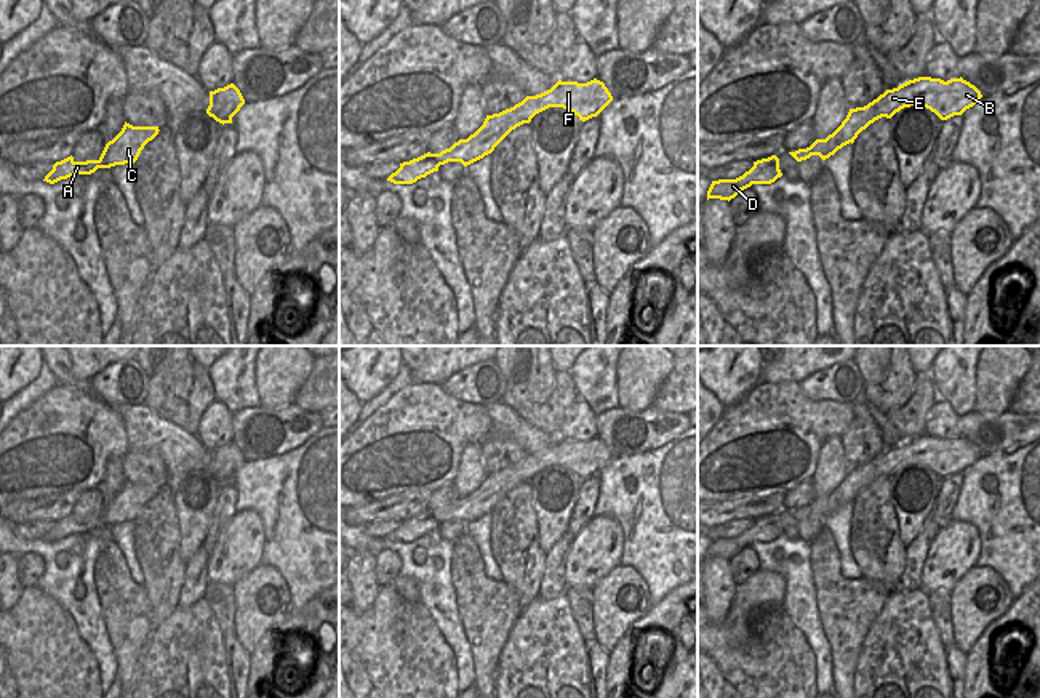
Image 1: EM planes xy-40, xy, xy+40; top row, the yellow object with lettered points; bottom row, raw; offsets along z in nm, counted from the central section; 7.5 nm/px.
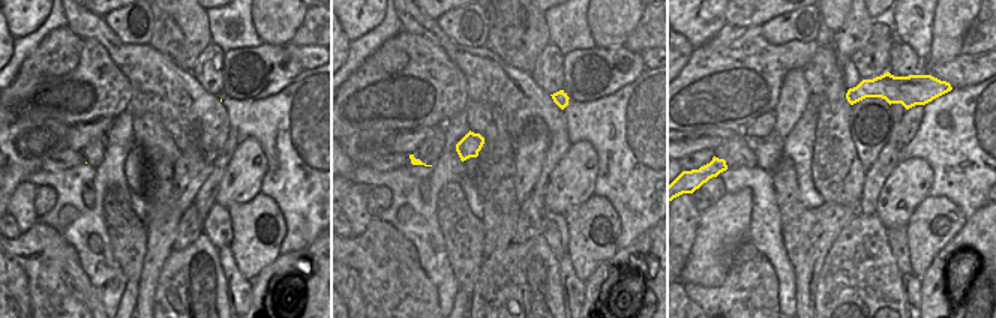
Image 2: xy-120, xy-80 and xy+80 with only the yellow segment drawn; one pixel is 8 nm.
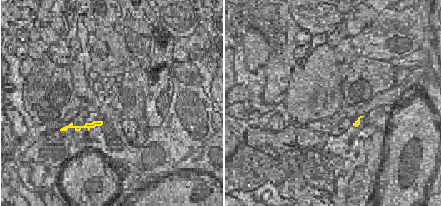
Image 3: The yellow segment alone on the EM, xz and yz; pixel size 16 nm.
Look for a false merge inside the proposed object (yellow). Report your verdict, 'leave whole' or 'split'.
leave whole

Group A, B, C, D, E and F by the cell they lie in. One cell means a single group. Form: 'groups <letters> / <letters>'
groups A B C D E F

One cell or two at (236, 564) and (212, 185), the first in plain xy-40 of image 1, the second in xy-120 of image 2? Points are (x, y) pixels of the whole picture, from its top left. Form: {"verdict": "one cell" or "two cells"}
{"verdict": "two cells"}

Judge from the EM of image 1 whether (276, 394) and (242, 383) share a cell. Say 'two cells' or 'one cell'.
two cells

